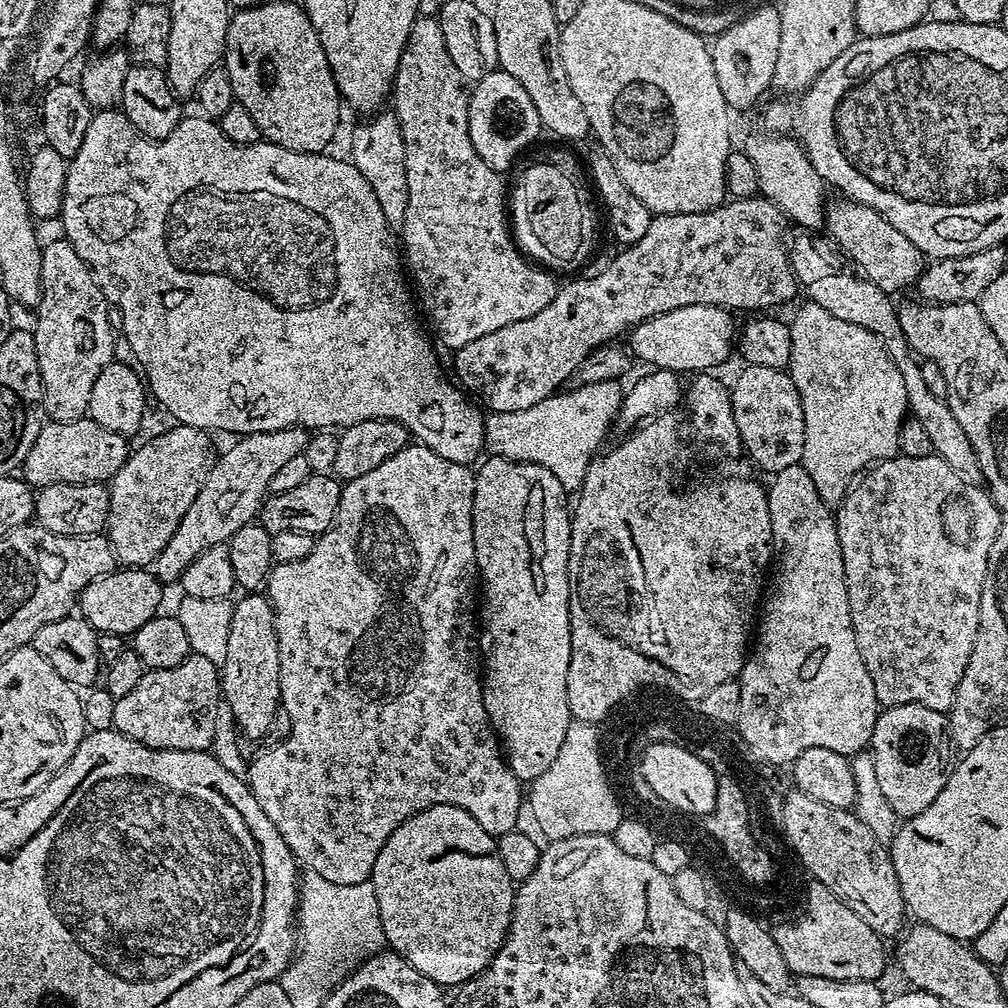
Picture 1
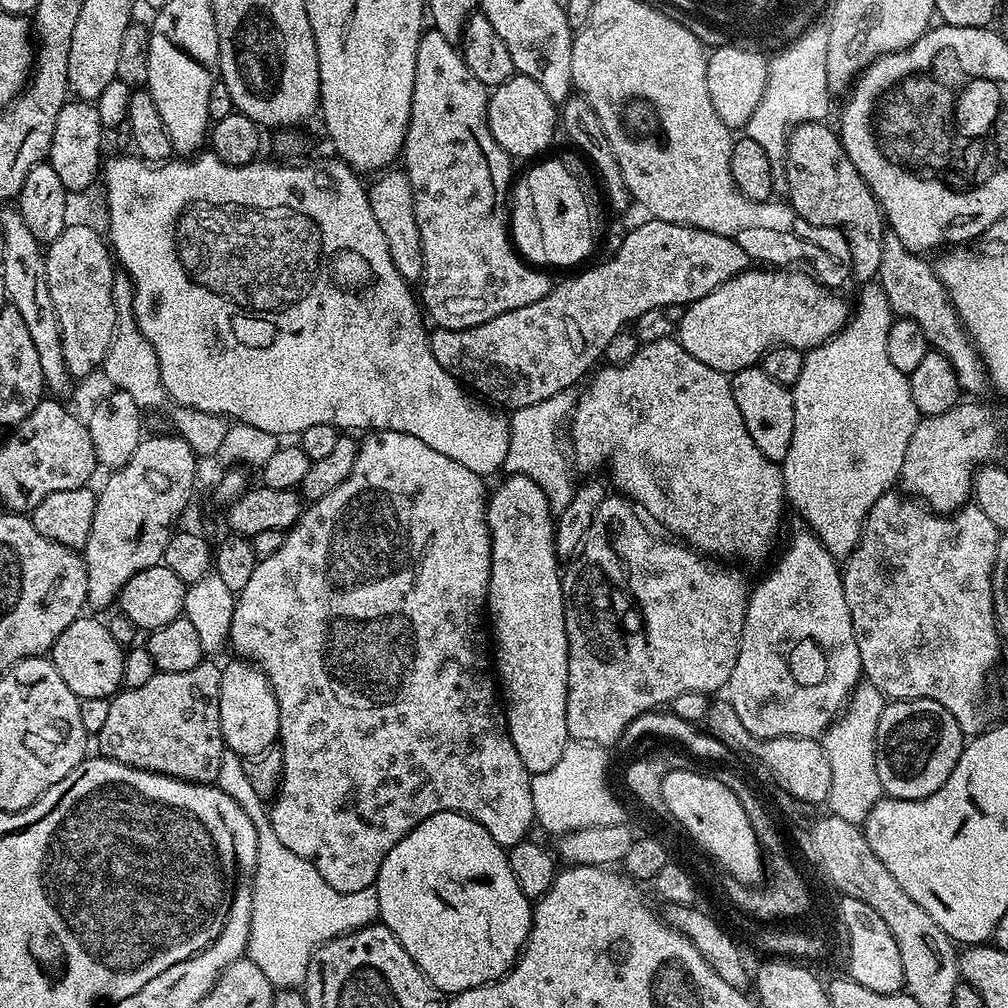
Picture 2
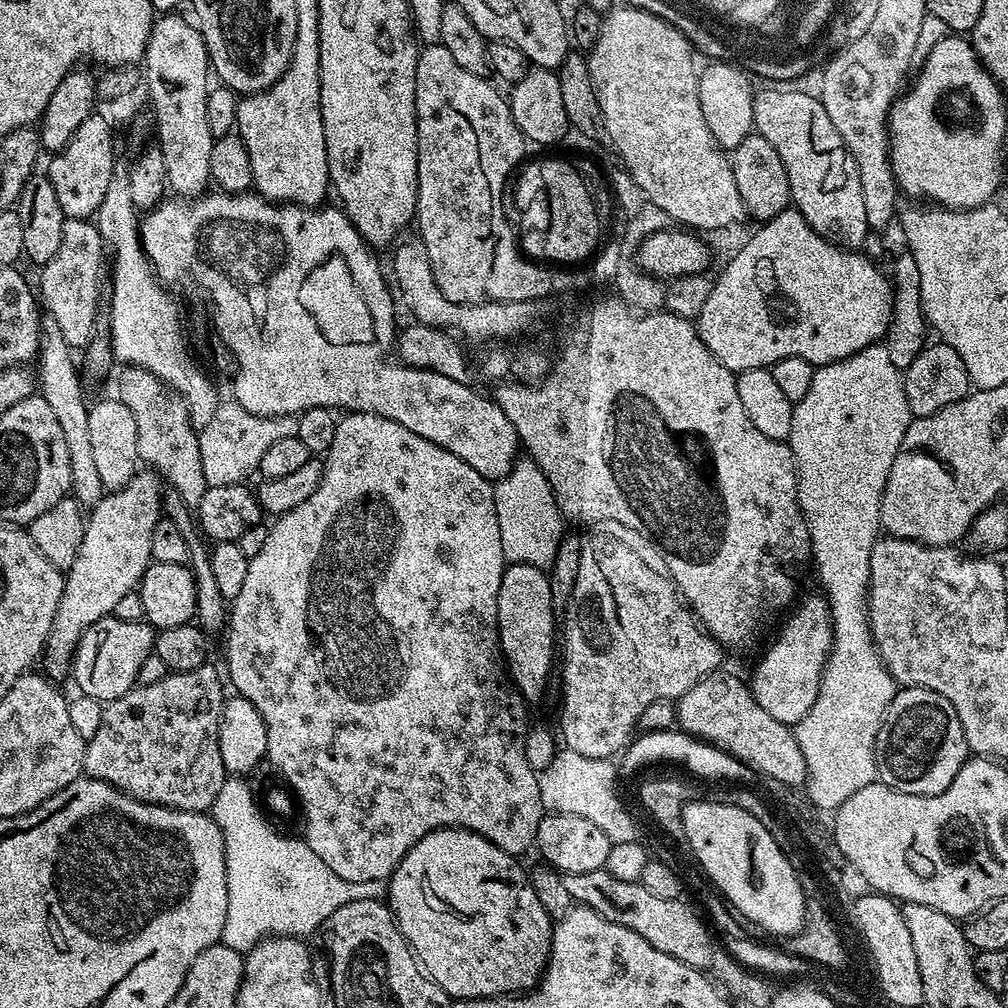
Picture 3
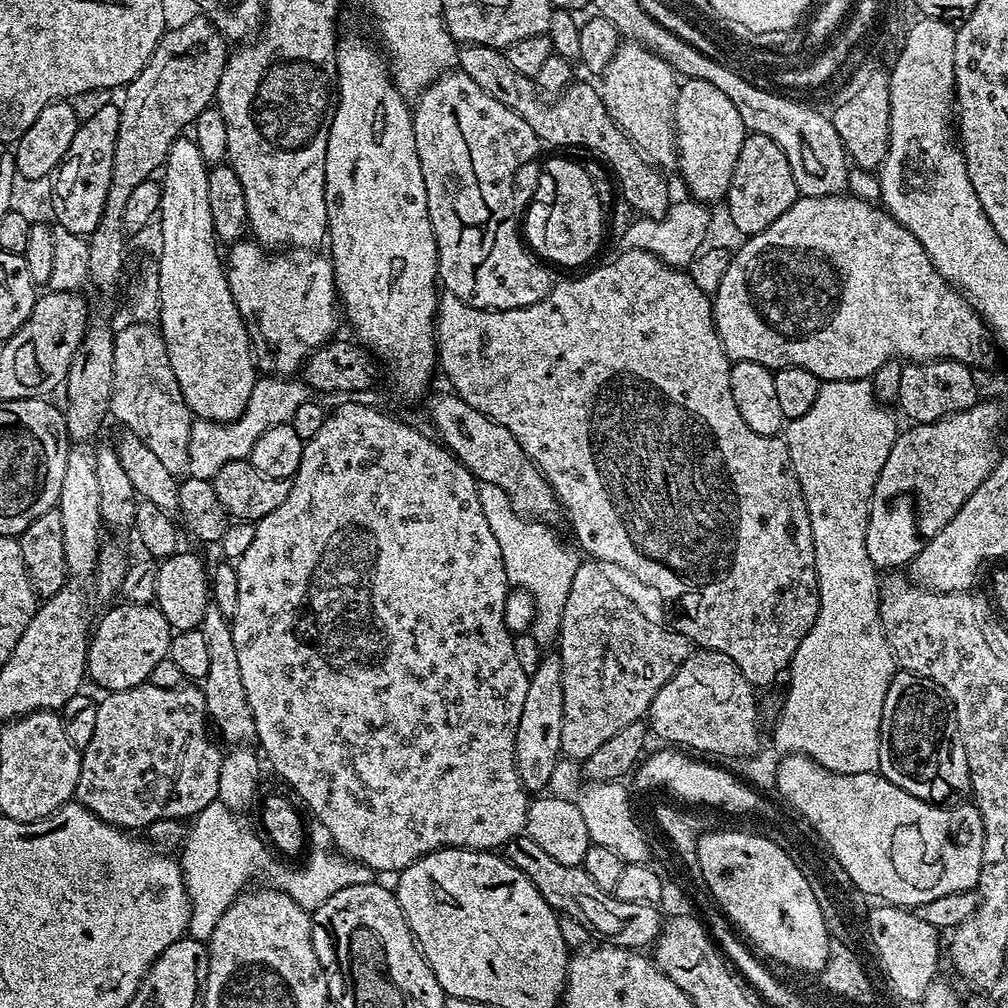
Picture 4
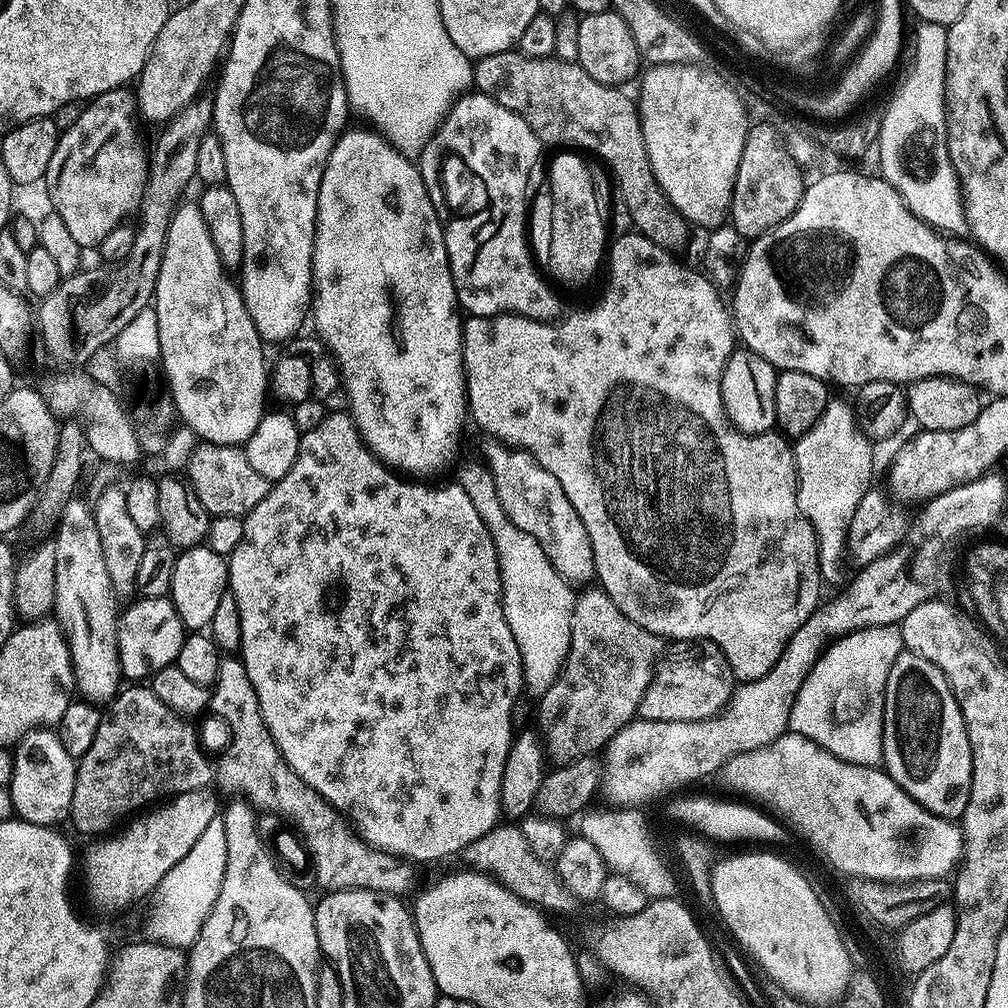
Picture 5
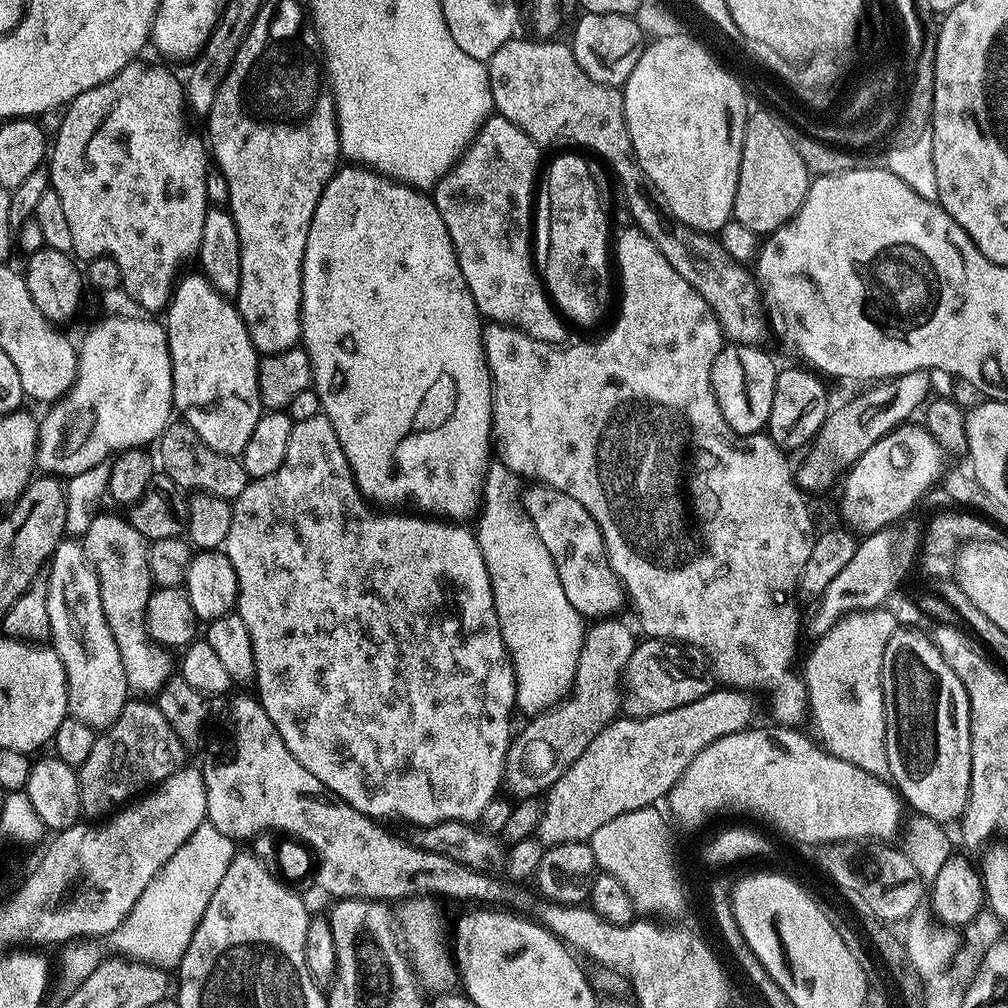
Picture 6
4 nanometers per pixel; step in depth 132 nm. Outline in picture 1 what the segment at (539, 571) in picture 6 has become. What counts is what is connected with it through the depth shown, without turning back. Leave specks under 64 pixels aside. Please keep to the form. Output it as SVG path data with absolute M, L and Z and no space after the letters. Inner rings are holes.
M620 380L598 382L597 384L581 384L574 387L573 392L561 390L555 396L547 396L542 402L530 406L526 410L510 410L509 412L492 412L484 417L485 449L497 448L499 455L505 460L516 460L519 464L541 464L558 478L565 493L576 494L584 487L586 470L601 451L600 439L608 432L608 423L615 421L624 400L625 389Z

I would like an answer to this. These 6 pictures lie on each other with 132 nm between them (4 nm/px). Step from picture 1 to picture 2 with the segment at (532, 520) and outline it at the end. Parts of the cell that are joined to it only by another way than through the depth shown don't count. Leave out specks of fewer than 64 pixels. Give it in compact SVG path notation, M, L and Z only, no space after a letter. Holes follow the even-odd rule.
M511 474L503 477L505 480L497 486L496 489L491 489L490 495L486 500L486 507L488 509L488 529L490 530L490 538L492 539L492 565L490 566L490 582L488 583L488 602L486 605L487 615L490 617L490 636L494 641L494 668L498 673L498 684L502 689L503 699L506 701L506 715L508 717L508 733L510 738L514 742L514 750L518 750L518 758L522 758L522 762L526 766L526 770L530 774L538 772L545 772L552 769L557 763L558 758L562 758L562 750L566 750L566 746L570 743L570 737L568 735L568 727L566 726L566 694L568 693L568 639L566 638L566 618L564 617L564 581L562 579L562 564L558 559L555 550L555 530L556 525L554 523L554 513L552 507L548 505L548 499L546 494L542 494L542 486L538 486L538 482L534 482L530 478L525 476L514 476Z

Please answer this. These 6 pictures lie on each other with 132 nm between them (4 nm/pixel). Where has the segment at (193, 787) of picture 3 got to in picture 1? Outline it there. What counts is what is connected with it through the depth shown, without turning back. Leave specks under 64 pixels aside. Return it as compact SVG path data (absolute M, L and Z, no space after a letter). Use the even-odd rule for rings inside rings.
M193 654L170 670L145 671L137 688L116 700L112 727L126 738L162 752L206 752L214 742L220 708L222 712L221 669L210 658Z

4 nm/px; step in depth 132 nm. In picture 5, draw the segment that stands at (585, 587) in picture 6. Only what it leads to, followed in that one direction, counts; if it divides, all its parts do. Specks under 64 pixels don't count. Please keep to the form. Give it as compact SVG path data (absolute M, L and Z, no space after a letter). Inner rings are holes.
M492 442L489 445L486 463L494 478L498 502L502 502L502 510L506 510L510 522L514 522L518 530L526 530L526 534L533 536L538 546L542 546L550 566L554 566L554 570L563 580L567 580L573 586L591 585L588 583L596 580L596 567L592 557L590 534L586 534L586 526L582 526L582 518L578 518L578 510L574 510L574 502L566 498L566 490L562 490L562 482L558 482L558 478L554 478L550 470L537 464L528 452L513 450L499 442Z

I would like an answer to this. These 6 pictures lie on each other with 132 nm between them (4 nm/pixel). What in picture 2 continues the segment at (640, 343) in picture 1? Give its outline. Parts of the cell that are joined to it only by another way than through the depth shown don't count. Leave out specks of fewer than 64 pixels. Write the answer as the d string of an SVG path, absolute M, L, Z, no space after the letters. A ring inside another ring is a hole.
M749 270L738 274L734 279L728 280L722 286L715 288L710 295L701 300L696 300L692 304L684 308L684 316L678 325L678 339L680 345L686 350L686 354L694 354L694 358L698 358L698 362L706 362L706 366L710 366L714 370L731 374L734 372L741 372L744 368L750 368L759 365L764 359L764 355L772 348L799 348L807 350L816 348L820 344L825 344L832 336L837 336L844 329L844 325L850 319L850 304L840 297L839 291L827 288L825 284L821 284L819 280L813 278L811 275L805 274L800 270Z

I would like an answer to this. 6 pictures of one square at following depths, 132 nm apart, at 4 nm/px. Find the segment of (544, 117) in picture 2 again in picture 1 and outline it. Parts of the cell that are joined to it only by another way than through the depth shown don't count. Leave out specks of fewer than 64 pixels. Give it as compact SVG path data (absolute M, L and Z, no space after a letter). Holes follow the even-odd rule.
M503 70L475 83L469 97L468 121L471 142L479 157L499 172L506 172L518 154L537 138L544 124L530 94L513 75Z

